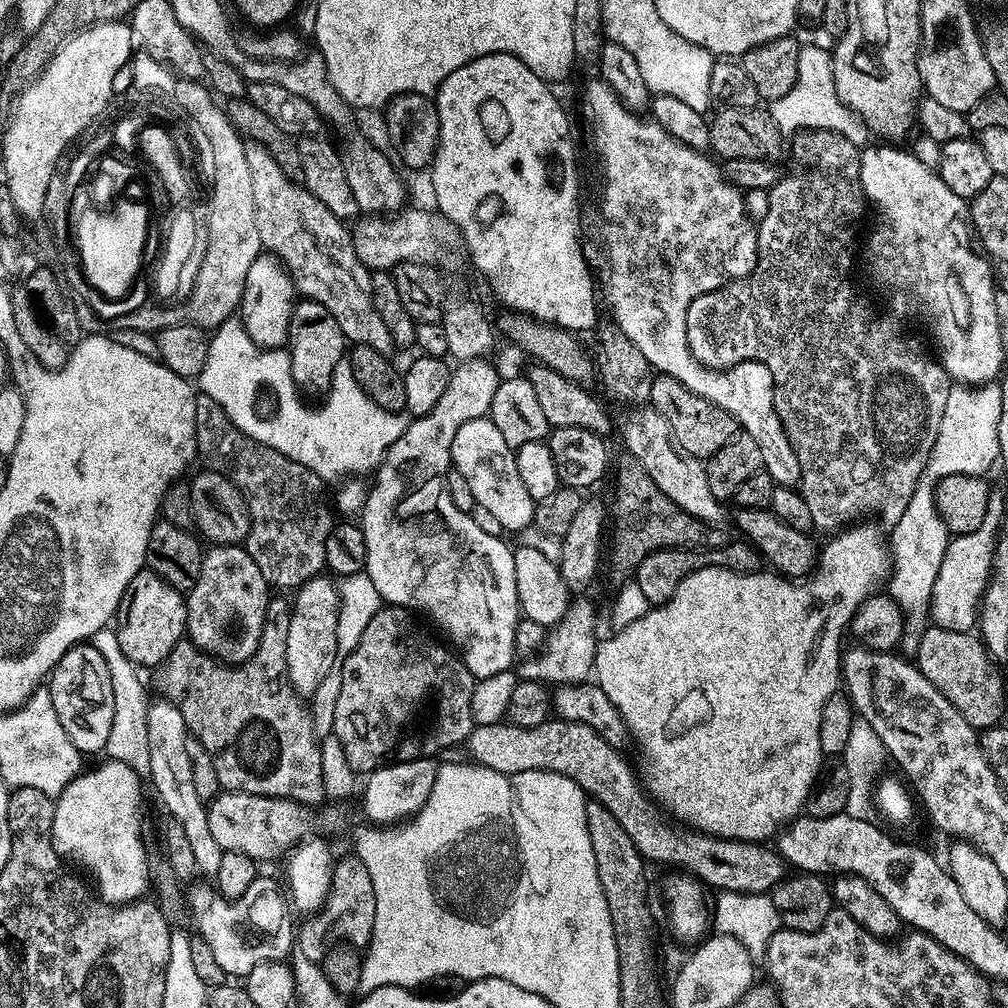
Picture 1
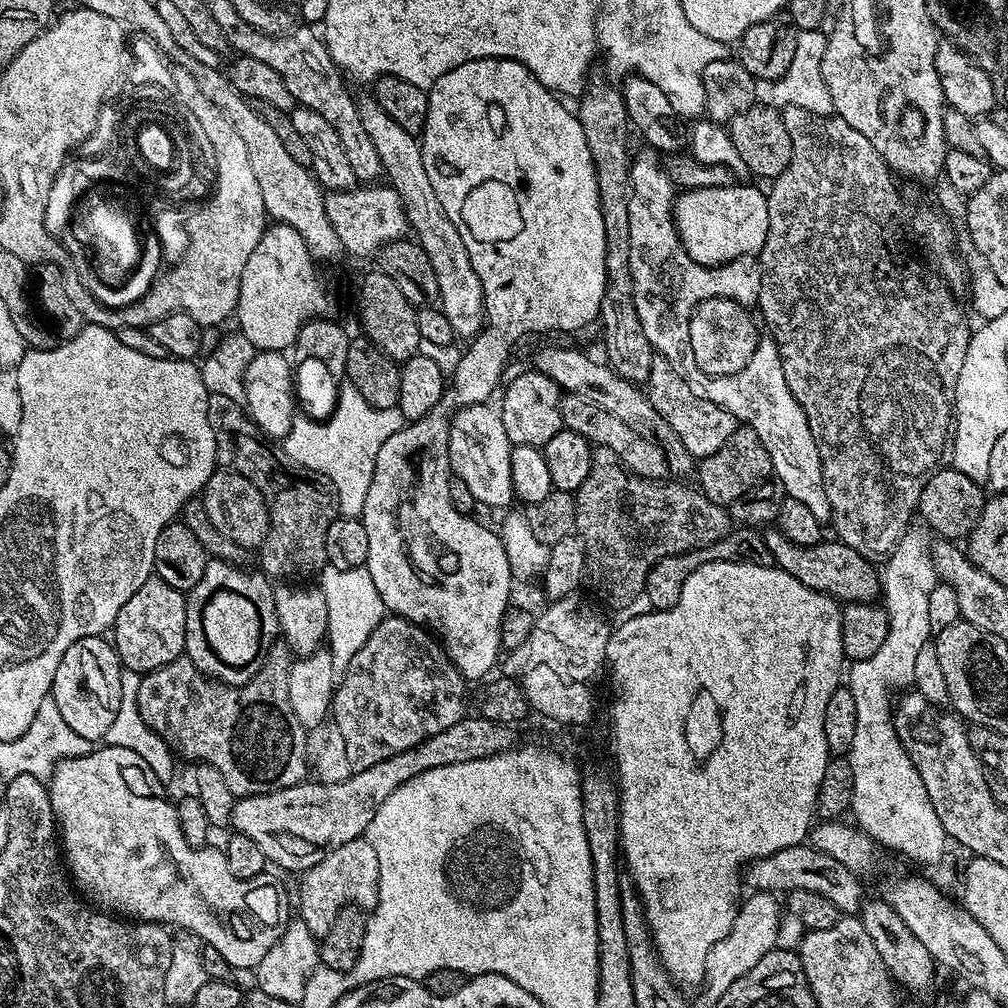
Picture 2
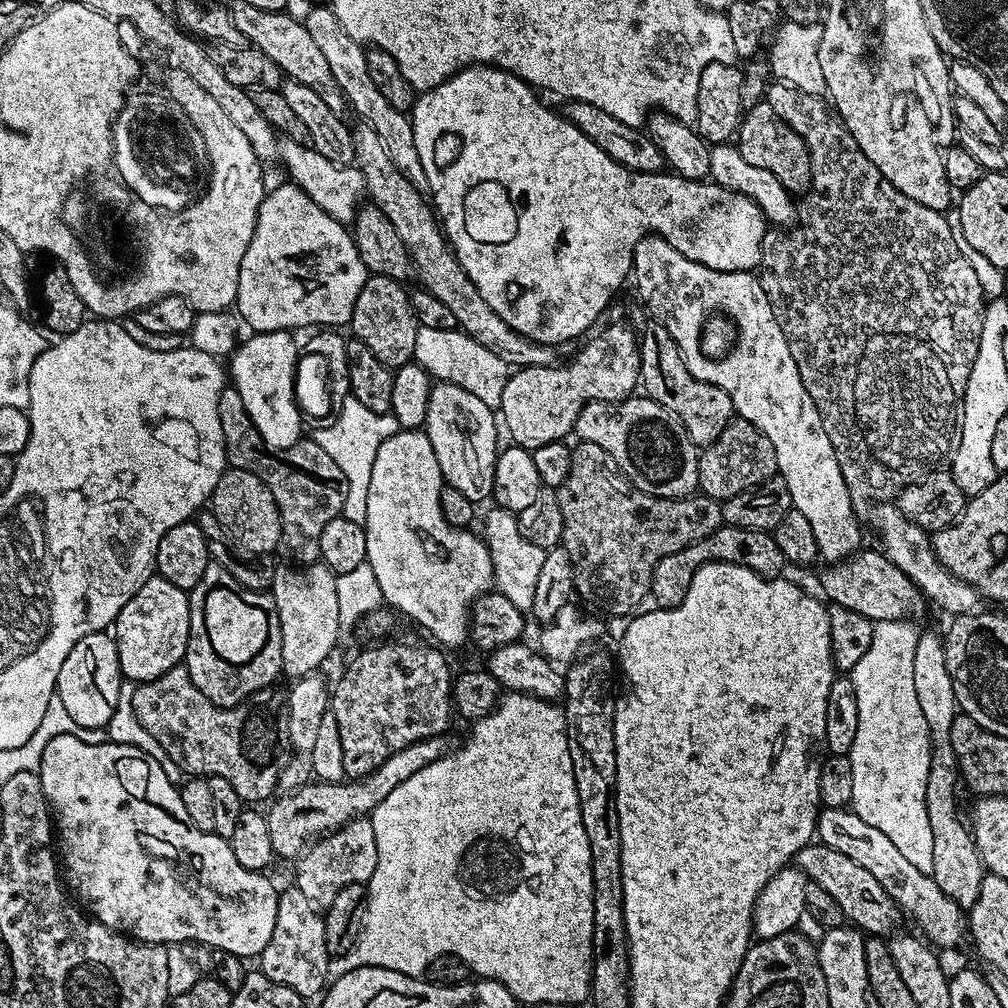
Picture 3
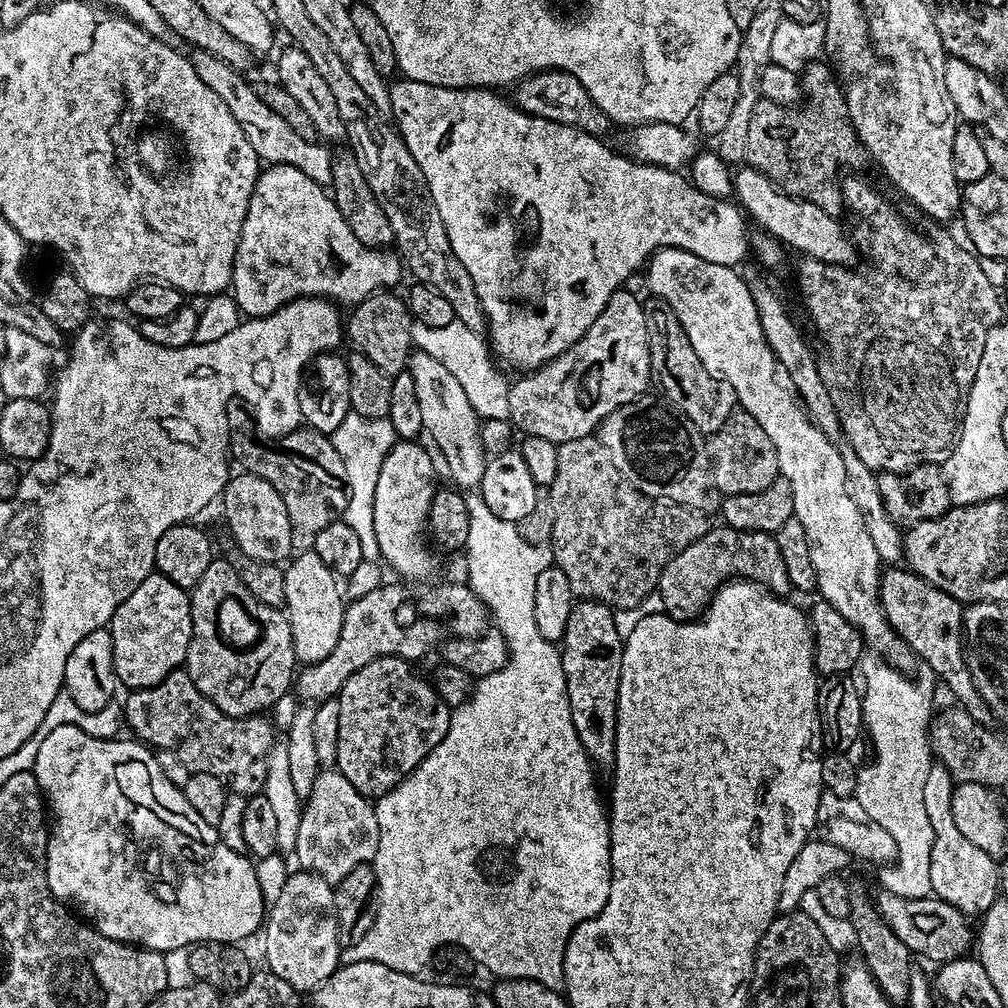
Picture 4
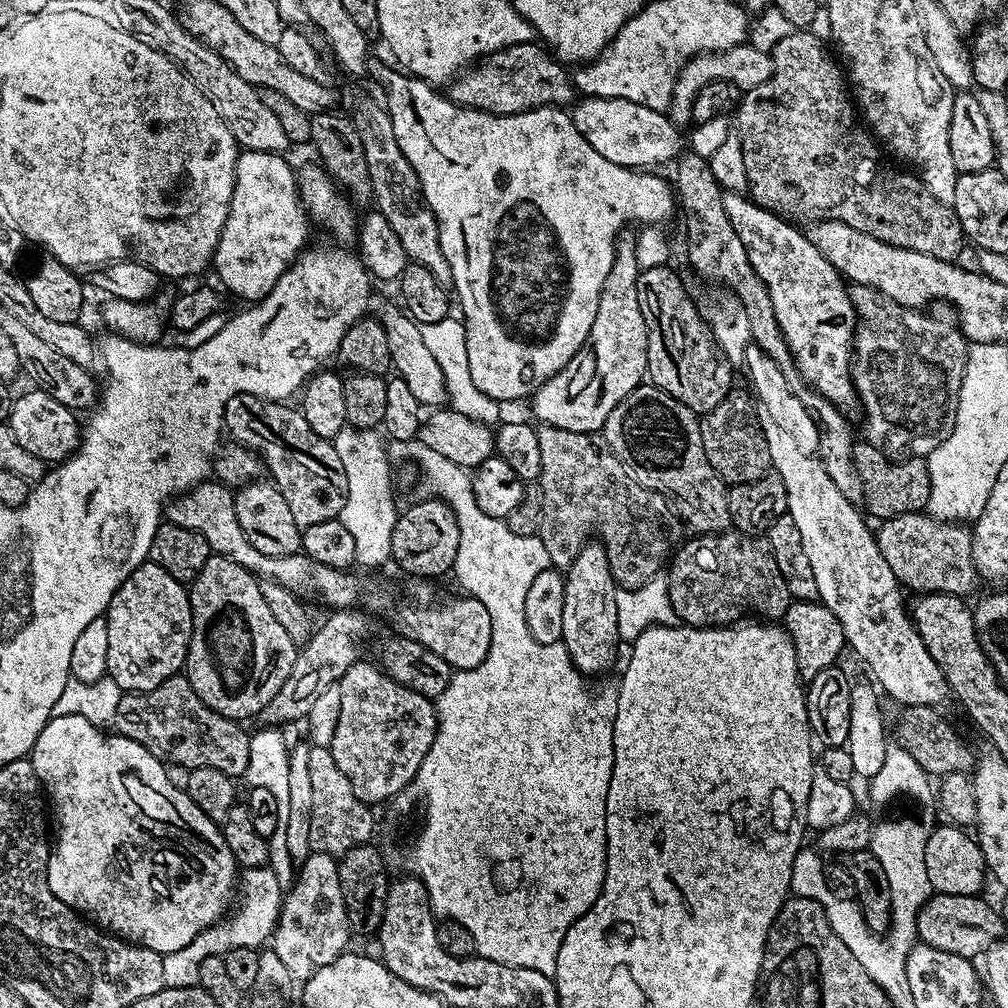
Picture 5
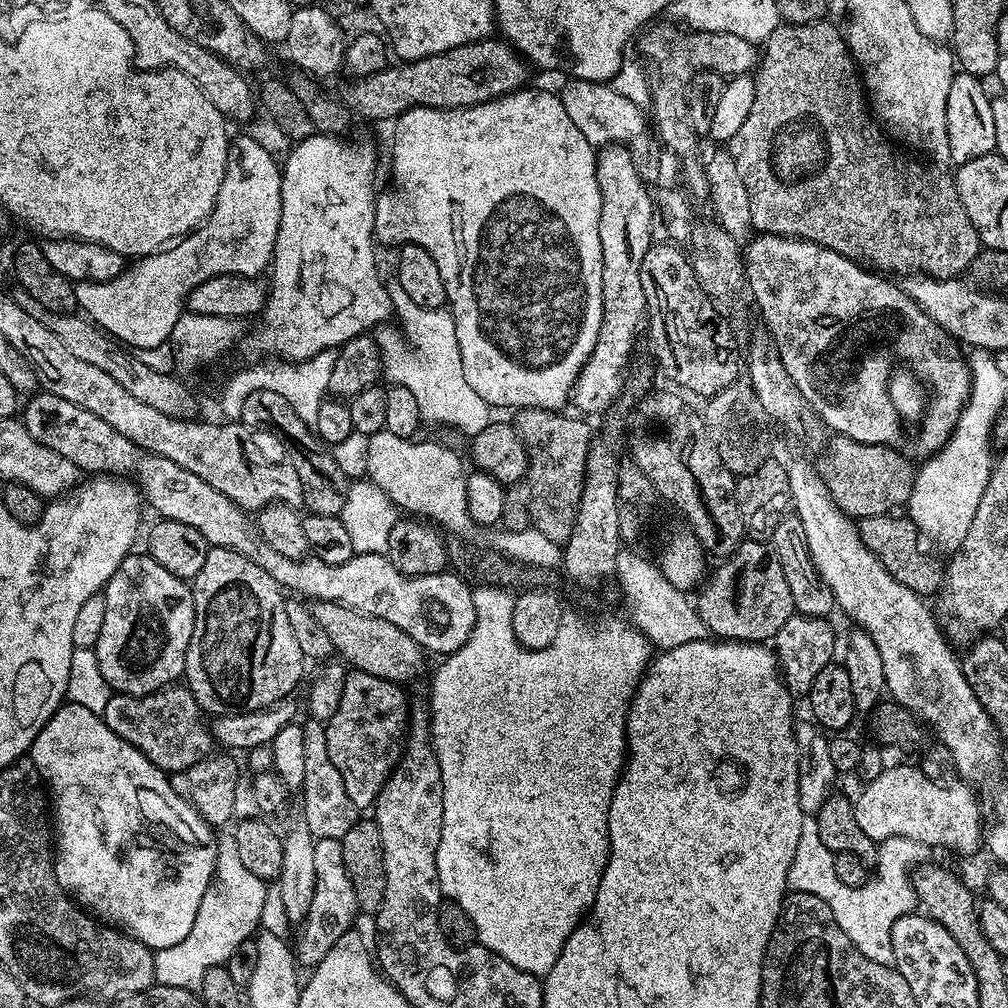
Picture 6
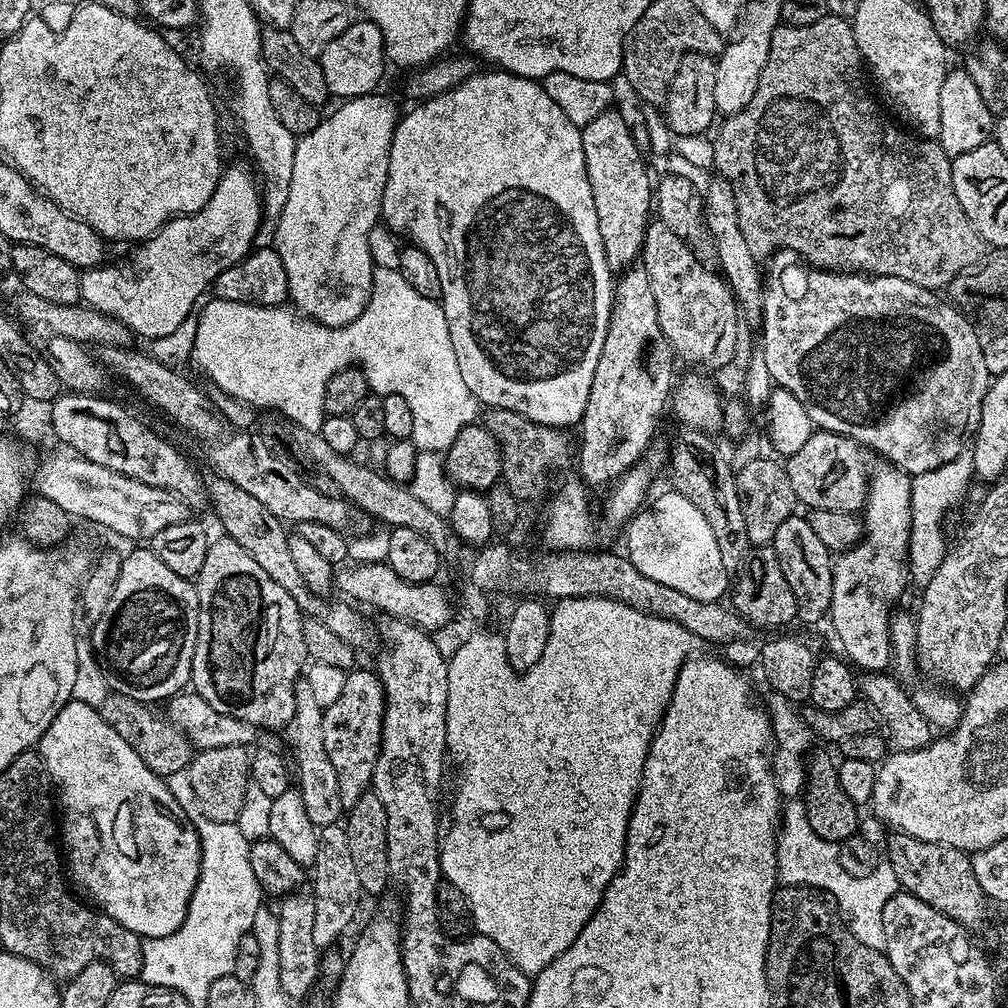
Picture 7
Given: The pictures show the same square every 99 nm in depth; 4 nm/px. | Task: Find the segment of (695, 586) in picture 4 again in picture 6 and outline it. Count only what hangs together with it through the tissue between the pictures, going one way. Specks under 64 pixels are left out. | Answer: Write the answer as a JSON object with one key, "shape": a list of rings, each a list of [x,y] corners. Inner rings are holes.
{"shape":[[[745,538],[716,568],[712,585],[704,596],[694,600],[698,615],[710,622],[717,637],[728,642],[768,642],[796,612],[794,598],[790,598],[790,586],[786,586],[786,574],[778,566],[769,545],[756,538]]]}

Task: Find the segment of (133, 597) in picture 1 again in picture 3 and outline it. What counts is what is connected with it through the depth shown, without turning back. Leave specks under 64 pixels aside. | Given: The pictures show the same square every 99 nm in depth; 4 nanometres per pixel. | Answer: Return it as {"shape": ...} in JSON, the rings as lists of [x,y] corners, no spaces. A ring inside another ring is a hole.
{"shape":[[[154,574],[146,586],[142,586],[142,590],[138,590],[138,594],[134,594],[126,606],[122,606],[114,621],[115,628],[121,677],[125,681],[135,682],[158,678],[166,674],[166,670],[177,667],[186,654],[190,630],[188,592]]]}

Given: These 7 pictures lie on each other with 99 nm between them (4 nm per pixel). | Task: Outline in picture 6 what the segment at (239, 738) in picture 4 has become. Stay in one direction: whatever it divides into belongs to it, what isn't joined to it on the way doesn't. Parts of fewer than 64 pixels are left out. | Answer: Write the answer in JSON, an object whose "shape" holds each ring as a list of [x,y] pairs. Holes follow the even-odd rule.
{"shape":[[[186,686],[160,688],[145,696],[121,696],[114,694],[106,702],[102,719],[118,738],[127,740],[130,746],[146,757],[155,768],[165,774],[187,772],[199,760],[213,755],[214,741],[209,721]]]}

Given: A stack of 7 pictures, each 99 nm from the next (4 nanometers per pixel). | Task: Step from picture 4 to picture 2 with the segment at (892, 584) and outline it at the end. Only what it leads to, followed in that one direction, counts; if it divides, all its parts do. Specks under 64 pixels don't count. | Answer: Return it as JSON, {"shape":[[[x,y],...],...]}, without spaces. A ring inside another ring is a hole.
{"shape":[[[772,526],[763,533],[766,550],[770,550],[772,564],[780,568],[790,578],[798,578],[802,586],[815,592],[824,592],[837,602],[844,604],[870,604],[881,595],[882,580],[874,569],[873,561],[868,560],[858,550],[841,544],[835,539],[825,539],[814,546],[798,546]]]}

